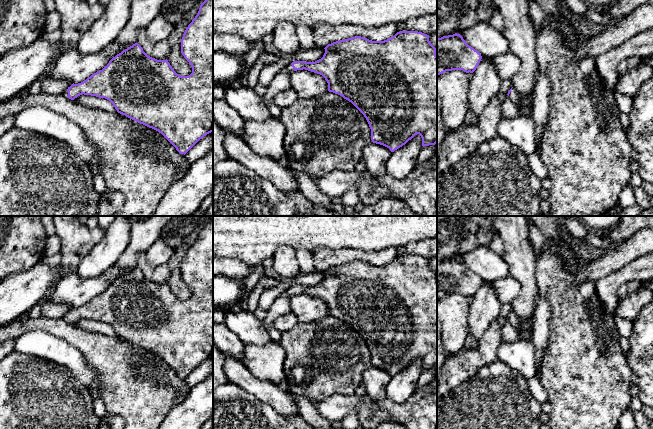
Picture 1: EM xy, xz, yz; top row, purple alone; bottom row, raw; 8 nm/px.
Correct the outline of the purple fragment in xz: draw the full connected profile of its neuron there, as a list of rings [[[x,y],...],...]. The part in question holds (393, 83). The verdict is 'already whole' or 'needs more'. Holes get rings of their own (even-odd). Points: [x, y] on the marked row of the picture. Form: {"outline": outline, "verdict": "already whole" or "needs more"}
{"outline": [[[400,31],[384,41],[356,36],[328,44],[324,49],[323,57],[315,62],[294,61],[283,68],[267,87],[263,100],[273,100],[277,93],[291,89],[290,74],[305,69],[322,75],[328,83],[329,92],[342,96],[364,115],[373,143],[383,145],[391,152],[417,134],[422,138],[423,147],[437,143],[437,49],[430,43],[429,35],[418,31]]], "verdict": "needs more"}

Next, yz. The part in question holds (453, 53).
{"outline": [[[460,34],[437,38],[437,76],[452,70],[473,73],[482,59]]], "verdict": "already whole"}

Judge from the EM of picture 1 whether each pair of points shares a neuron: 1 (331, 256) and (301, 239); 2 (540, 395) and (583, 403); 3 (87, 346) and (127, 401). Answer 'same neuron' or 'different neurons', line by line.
1: different neurons
2: different neurons
3: same neuron

